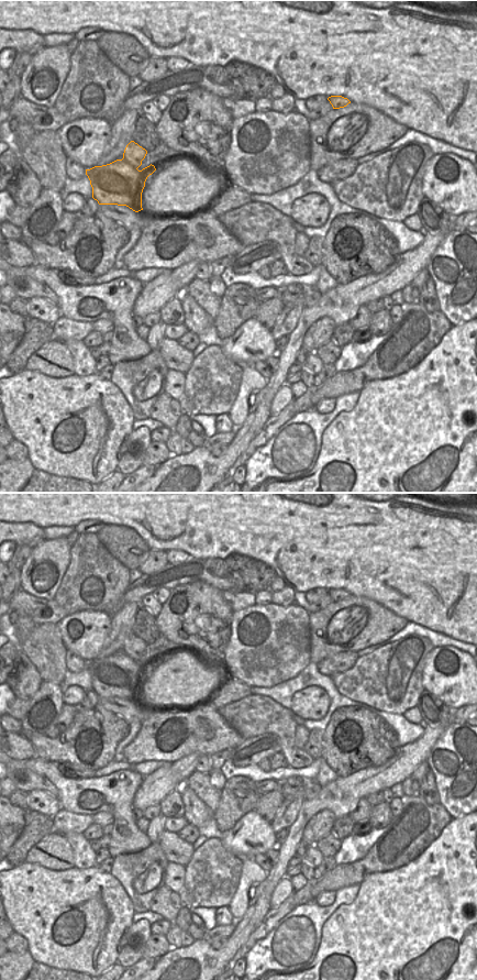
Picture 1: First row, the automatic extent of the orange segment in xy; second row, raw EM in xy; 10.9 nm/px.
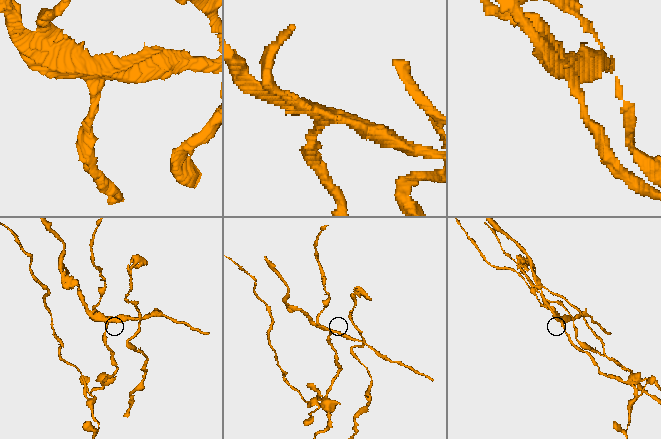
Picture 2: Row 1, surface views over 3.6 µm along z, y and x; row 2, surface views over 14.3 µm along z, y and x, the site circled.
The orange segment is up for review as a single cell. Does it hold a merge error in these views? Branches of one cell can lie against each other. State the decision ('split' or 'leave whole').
split

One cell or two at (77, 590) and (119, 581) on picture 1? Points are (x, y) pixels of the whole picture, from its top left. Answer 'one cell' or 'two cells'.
one cell

